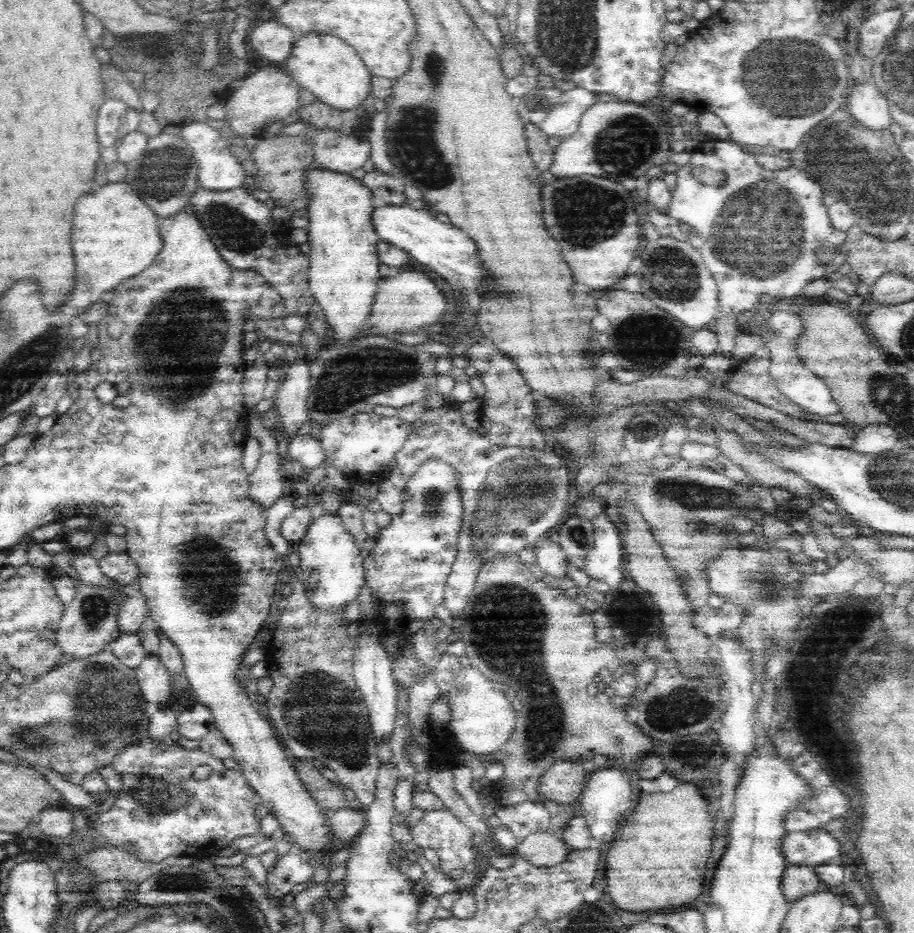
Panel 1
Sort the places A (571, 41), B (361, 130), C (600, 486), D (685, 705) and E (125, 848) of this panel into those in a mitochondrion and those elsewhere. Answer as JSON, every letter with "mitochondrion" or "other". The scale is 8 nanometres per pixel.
{"A":"mitochondrion","B":"other","C":"other","D":"mitochondrion","E":"other"}

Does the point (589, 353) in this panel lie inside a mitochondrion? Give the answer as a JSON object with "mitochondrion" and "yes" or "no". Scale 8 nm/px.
{"mitochondrion":"no"}

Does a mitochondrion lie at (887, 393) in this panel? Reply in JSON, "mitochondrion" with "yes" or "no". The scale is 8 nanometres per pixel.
{"mitochondrion":"yes"}

